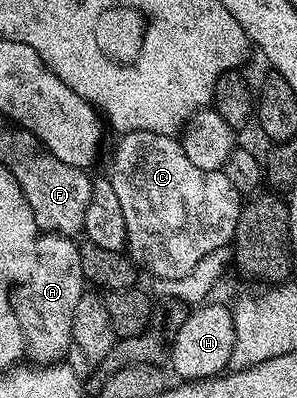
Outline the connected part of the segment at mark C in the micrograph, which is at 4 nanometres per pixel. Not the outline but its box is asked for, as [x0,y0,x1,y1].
[108,132,242,280]

